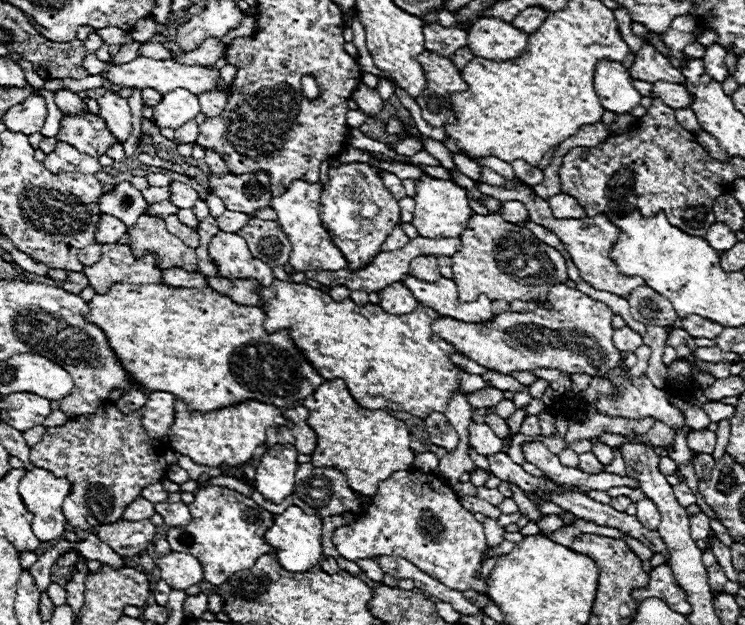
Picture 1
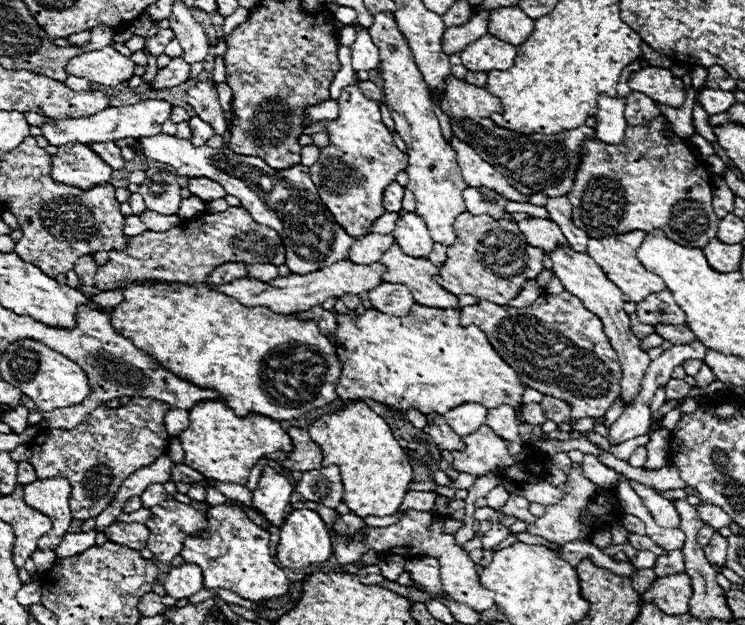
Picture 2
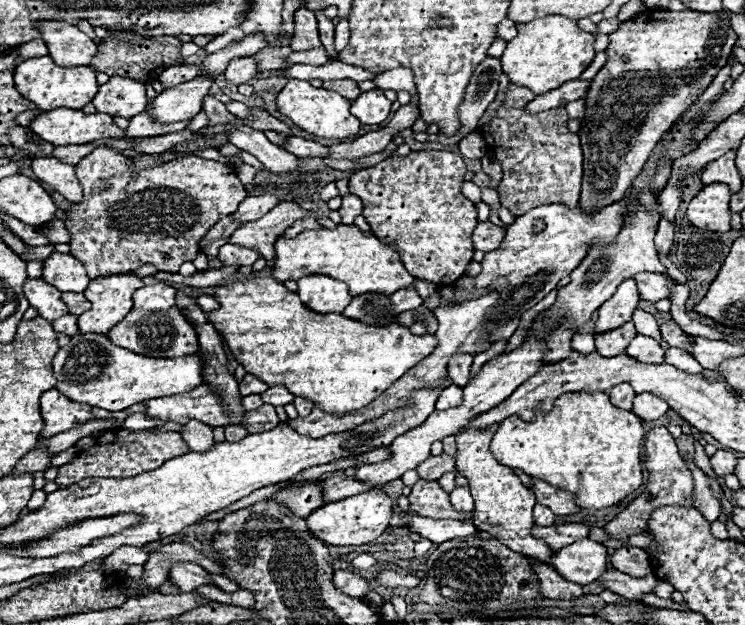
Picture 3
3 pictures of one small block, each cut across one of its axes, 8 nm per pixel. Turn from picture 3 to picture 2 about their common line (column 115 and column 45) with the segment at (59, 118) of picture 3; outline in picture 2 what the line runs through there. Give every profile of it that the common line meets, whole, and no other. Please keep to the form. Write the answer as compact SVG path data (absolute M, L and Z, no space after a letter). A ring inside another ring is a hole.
M144 100L132 106L114 106L106 108L94 116L78 116L78 118L68 118L68 120L56 120L52 118L48 124L40 126L42 136L52 144L52 146L62 146L68 142L78 142L78 144L96 144L104 140L120 140L120 138L146 138L160 134L162 122L170 118L172 104L166 100Z

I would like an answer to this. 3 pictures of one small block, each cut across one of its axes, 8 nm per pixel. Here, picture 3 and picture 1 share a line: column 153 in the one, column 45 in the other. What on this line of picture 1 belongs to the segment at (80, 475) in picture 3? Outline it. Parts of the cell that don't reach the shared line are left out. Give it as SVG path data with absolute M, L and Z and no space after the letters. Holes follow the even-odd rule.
M114 404L100 406L92 416L78 416L62 426L48 428L42 440L30 448L30 460L36 468L44 468L56 476L64 476L72 484L64 516L70 526L92 530L122 518L124 508L136 500L144 486L162 480L166 474L164 444L150 438L142 428L144 410L122 414Z

